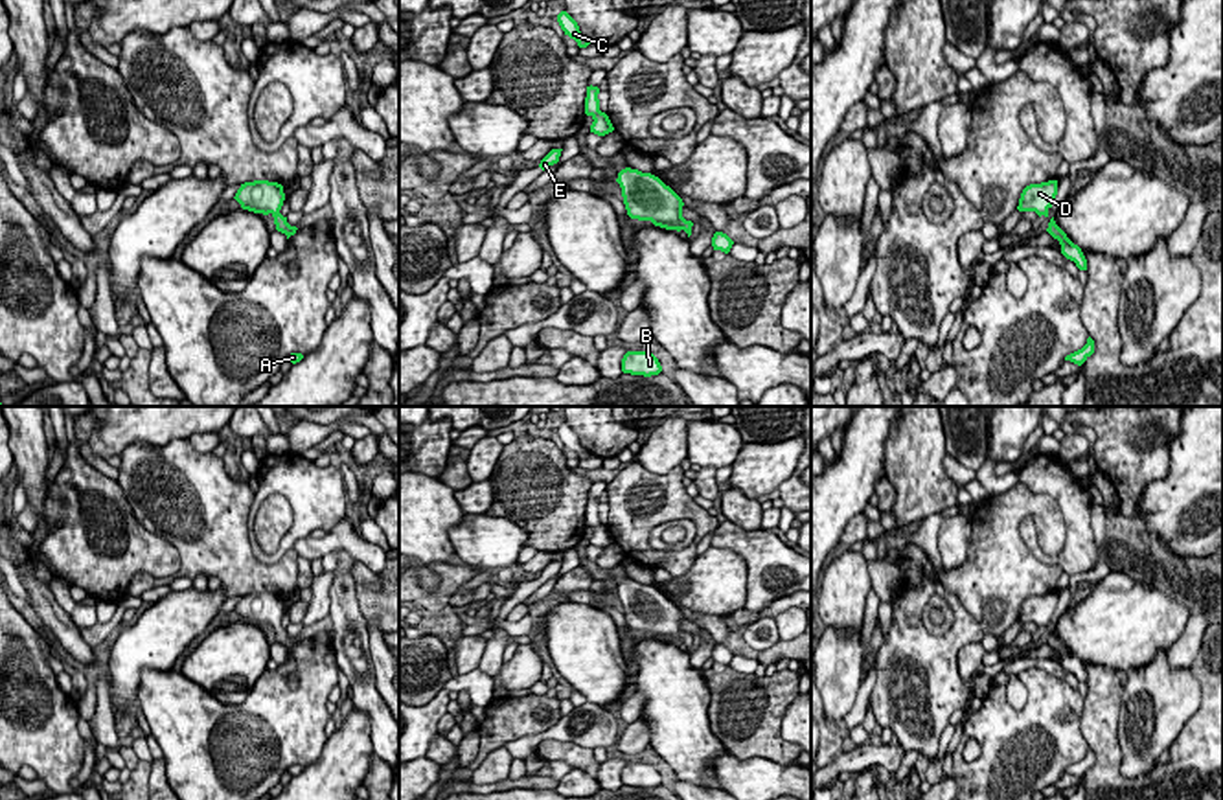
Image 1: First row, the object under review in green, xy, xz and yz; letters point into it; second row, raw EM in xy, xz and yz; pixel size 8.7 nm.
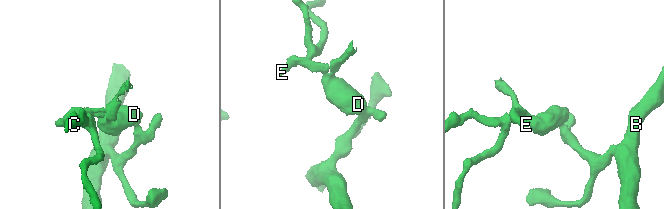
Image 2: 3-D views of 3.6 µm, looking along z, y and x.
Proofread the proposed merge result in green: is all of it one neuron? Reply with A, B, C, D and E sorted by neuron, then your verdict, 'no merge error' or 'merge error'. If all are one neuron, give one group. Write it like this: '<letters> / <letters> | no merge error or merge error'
A B C D E | no merge error

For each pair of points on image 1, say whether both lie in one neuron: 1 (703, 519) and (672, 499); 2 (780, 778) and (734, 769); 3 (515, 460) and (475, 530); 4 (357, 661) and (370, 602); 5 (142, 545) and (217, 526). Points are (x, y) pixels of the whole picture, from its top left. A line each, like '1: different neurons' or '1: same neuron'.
1: same neuron
2: same neuron
3: different neurons
4: different neurons
5: different neurons

